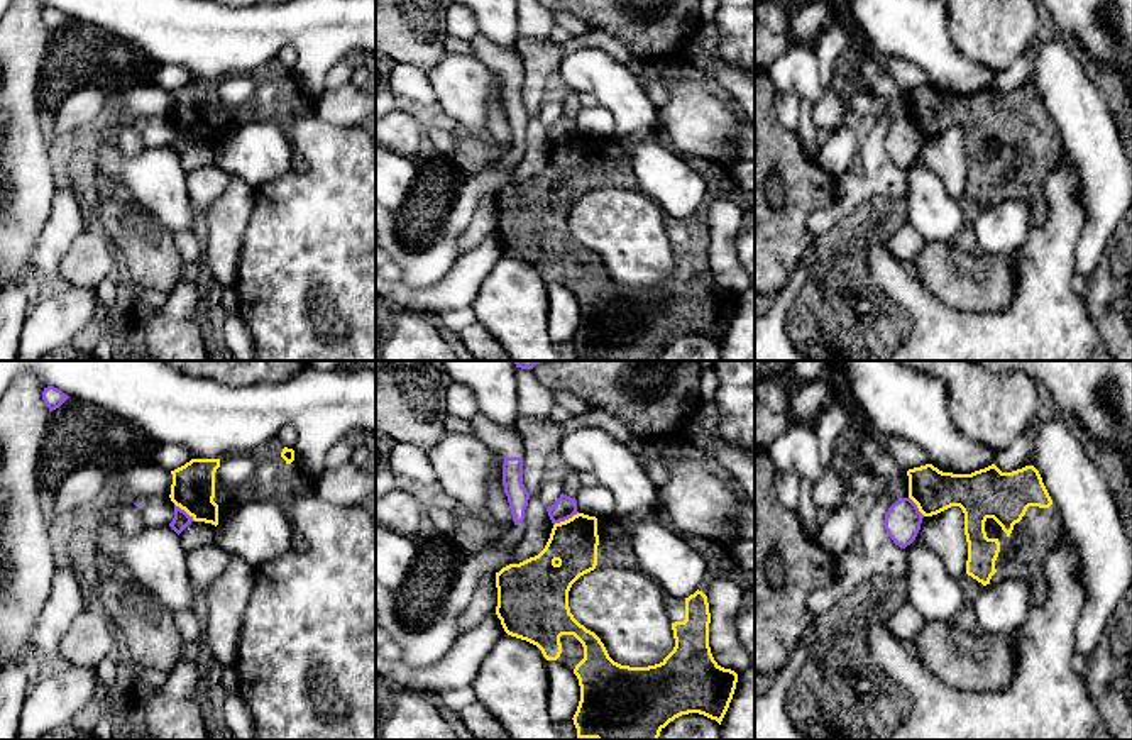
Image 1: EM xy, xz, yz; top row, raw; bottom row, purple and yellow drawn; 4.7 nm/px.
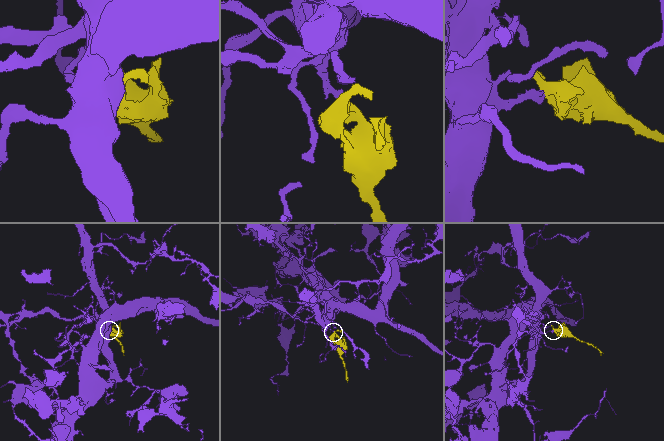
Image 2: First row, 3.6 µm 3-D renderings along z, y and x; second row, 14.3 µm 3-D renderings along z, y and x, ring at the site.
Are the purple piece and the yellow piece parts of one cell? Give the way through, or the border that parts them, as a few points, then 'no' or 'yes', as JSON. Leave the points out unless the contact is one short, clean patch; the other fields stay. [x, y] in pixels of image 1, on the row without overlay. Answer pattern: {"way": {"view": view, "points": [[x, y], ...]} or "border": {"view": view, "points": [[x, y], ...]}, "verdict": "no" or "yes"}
{"border": {"view": "xz", "points": [[577, 132], [554, 146]]}, "verdict": "no"}

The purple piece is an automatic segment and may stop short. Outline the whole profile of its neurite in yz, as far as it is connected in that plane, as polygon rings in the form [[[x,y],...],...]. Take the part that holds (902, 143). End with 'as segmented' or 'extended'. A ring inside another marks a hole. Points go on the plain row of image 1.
[[[910,119],[895,122],[885,134],[885,151],[898,168],[910,166],[922,144],[924,135]]] | as segmented

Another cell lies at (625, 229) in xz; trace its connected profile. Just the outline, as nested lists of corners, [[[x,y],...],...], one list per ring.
[[[604,186],[580,196],[569,212],[569,229],[621,286],[660,284],[675,268],[663,212],[638,188]]]

